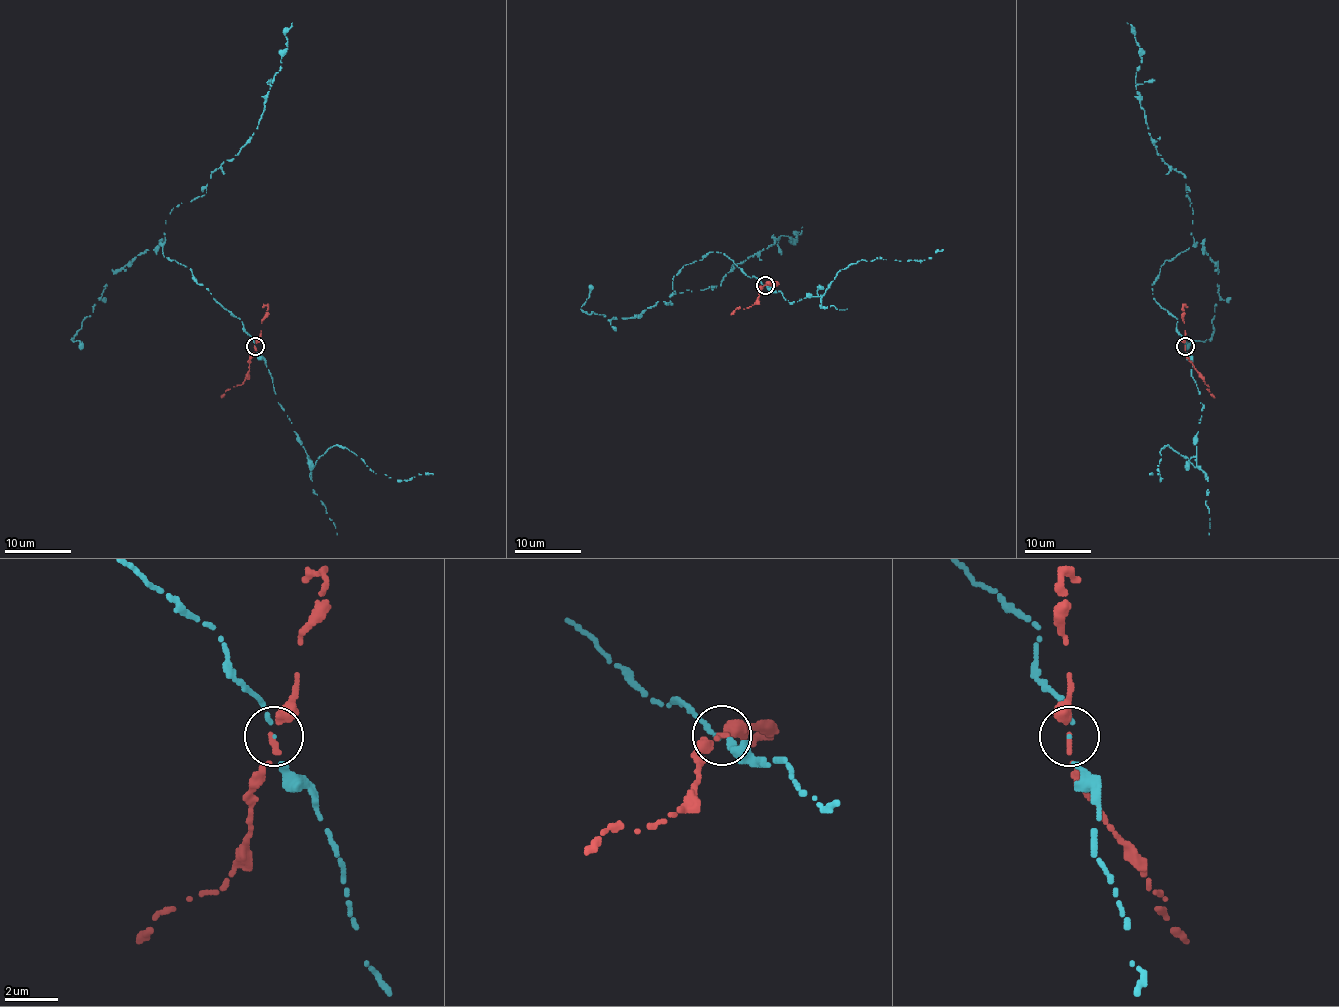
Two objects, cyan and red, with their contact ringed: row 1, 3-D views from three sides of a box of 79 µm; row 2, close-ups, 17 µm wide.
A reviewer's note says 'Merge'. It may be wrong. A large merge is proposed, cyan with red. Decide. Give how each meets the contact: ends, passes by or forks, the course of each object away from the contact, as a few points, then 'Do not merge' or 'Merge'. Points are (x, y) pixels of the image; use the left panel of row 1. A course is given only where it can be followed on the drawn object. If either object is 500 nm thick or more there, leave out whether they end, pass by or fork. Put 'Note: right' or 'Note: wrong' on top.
Note: wrong
At the ring cyan ends. At the ring red passes by. Course of cyan: (255, 346), (240, 318), (163, 254), (166, 221), (173, 207), (202, 196), (254, 133), (292, 22). Course of red: (255, 346), (244, 381), (227, 389), (220, 398). Do not merge

